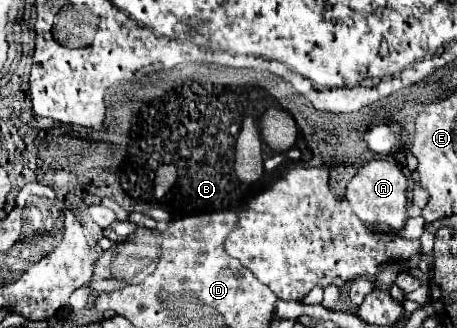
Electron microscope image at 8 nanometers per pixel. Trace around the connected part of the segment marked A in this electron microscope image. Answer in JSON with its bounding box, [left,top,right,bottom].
[345,160,407,230]

